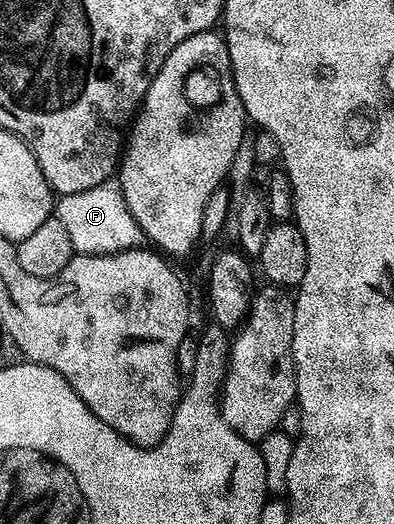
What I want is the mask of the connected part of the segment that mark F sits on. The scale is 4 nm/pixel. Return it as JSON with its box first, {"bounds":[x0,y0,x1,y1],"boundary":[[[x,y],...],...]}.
{"bounds":[56,181,144,255],"boundary":[[[114,181],[92,185],[92,189],[84,189],[84,193],[61,196],[56,203],[56,218],[60,225],[64,225],[79,255],[111,255],[117,251],[133,251],[144,243],[142,230],[124,201],[121,186]]]}

